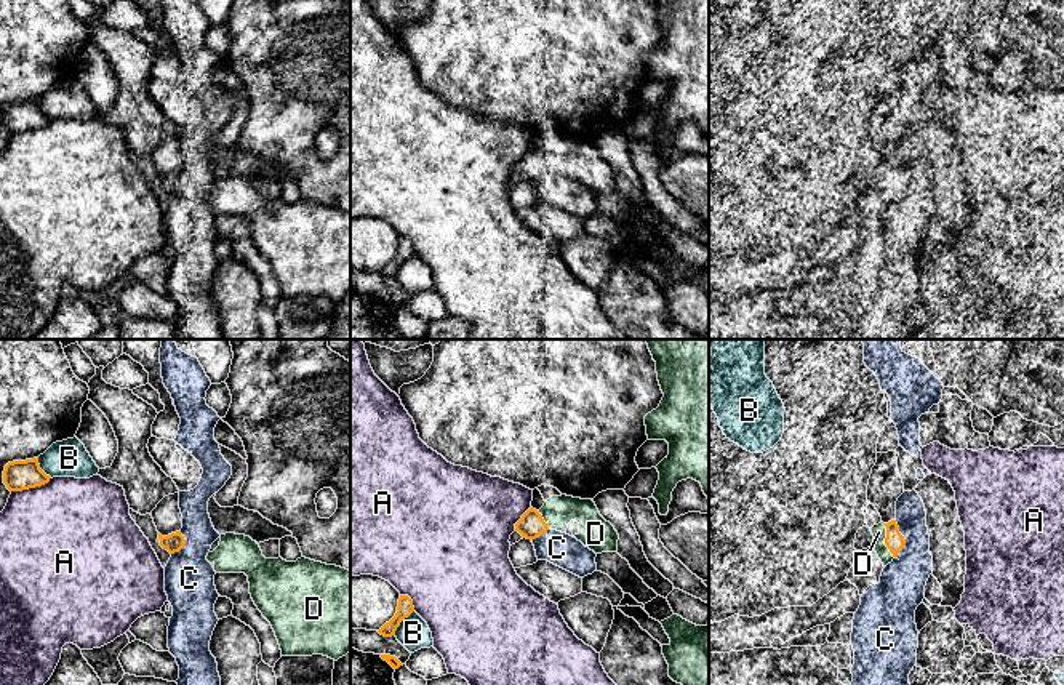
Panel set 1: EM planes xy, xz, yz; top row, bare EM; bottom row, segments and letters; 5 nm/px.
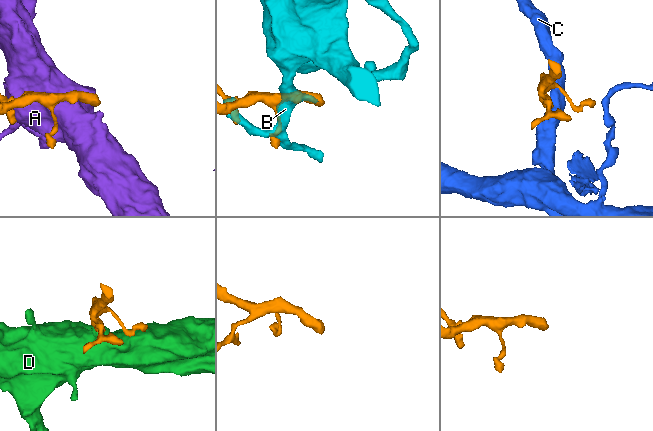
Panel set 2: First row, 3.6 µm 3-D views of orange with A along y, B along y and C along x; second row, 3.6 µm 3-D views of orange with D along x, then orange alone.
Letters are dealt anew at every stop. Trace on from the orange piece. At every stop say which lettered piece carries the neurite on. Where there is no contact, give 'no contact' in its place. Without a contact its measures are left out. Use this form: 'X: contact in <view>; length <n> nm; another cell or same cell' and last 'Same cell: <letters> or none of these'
A: contact in xy; length 220 nm; another cell
B: contact in xz; length 160 nm; another cell
C: contact in yz; length 190 nm; another cell
D: contact in yz; length 190 nm; same cell
Same cell: D

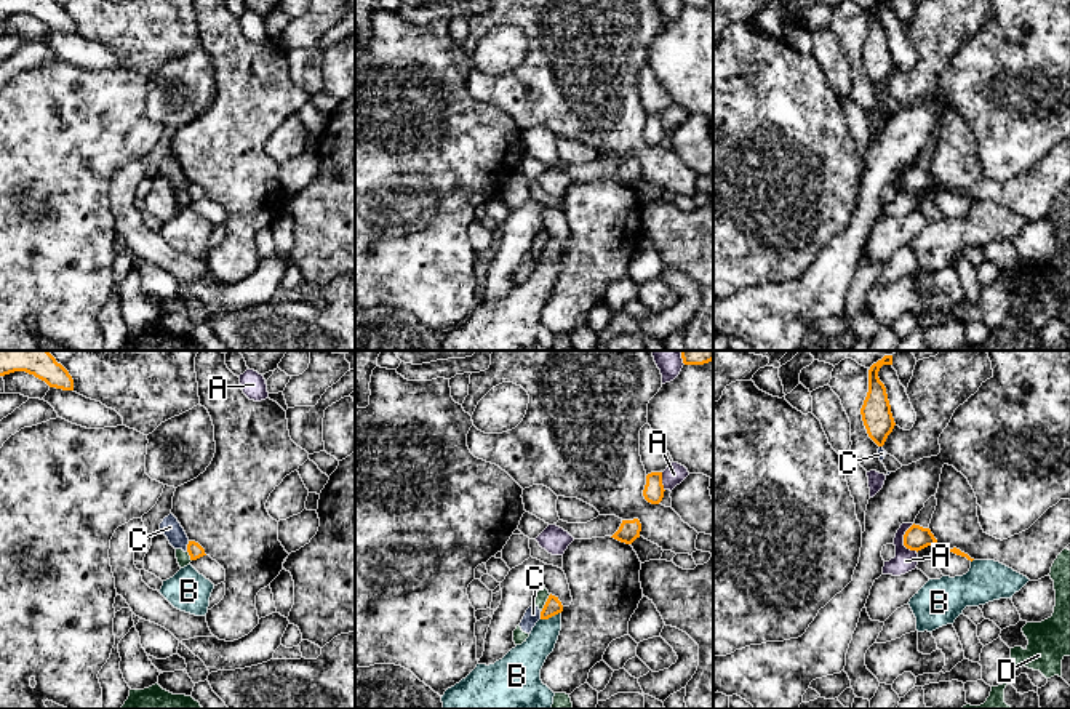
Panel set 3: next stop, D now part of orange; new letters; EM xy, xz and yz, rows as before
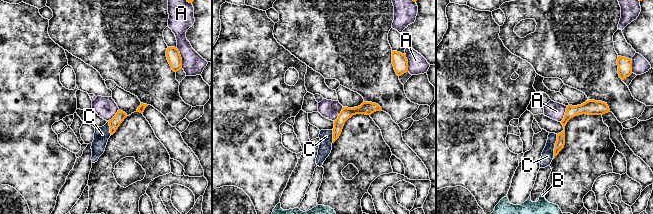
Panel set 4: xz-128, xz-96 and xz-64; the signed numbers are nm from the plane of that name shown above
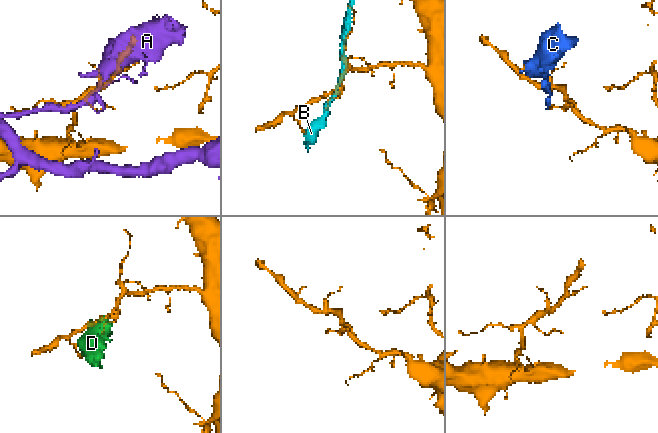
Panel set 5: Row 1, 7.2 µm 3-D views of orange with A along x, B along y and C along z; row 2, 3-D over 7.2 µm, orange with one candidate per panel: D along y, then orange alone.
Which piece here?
A: contact in yz; length 150 nm; another cell
B: contact in xz; length 110 nm; another cell
C: contact in xy; length 60 nm; another cell
D: contact in xz; length 110 nm; another cell
Same cell: none of these

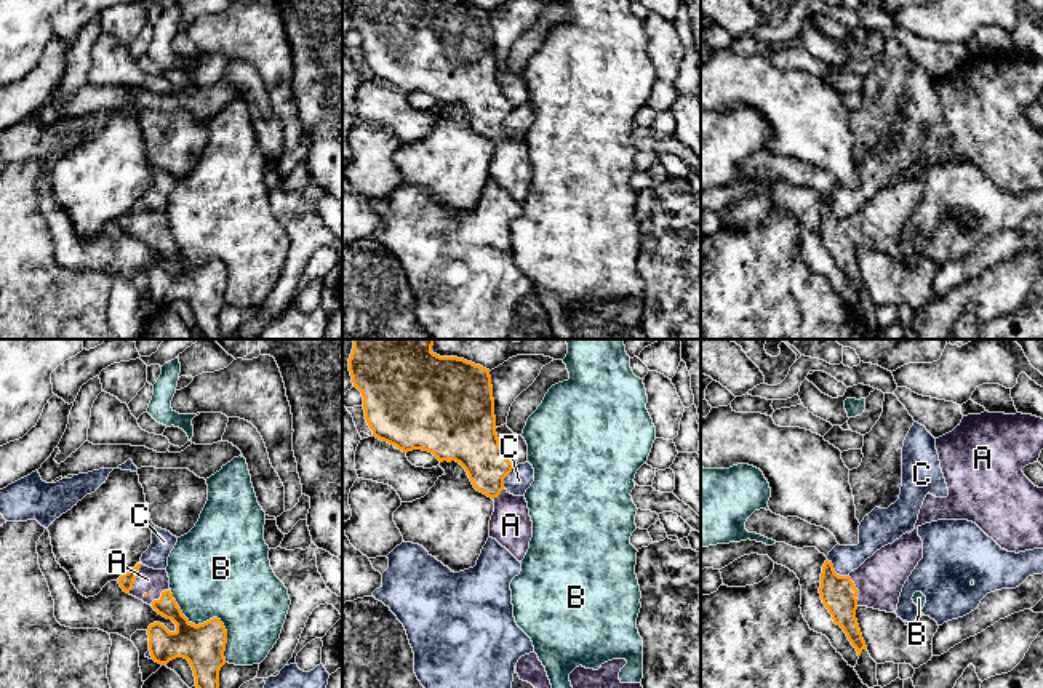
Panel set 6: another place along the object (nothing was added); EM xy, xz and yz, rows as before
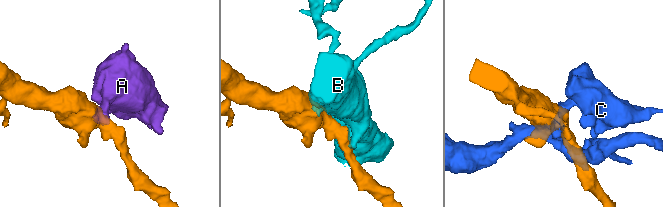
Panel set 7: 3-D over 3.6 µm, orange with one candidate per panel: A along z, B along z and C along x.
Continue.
A: contact in yz; length 170 nm; same cell
B: contact in xy; length 460 nm; another cell
C: contact in yz; length 140 nm; another cell
Same cell: A

